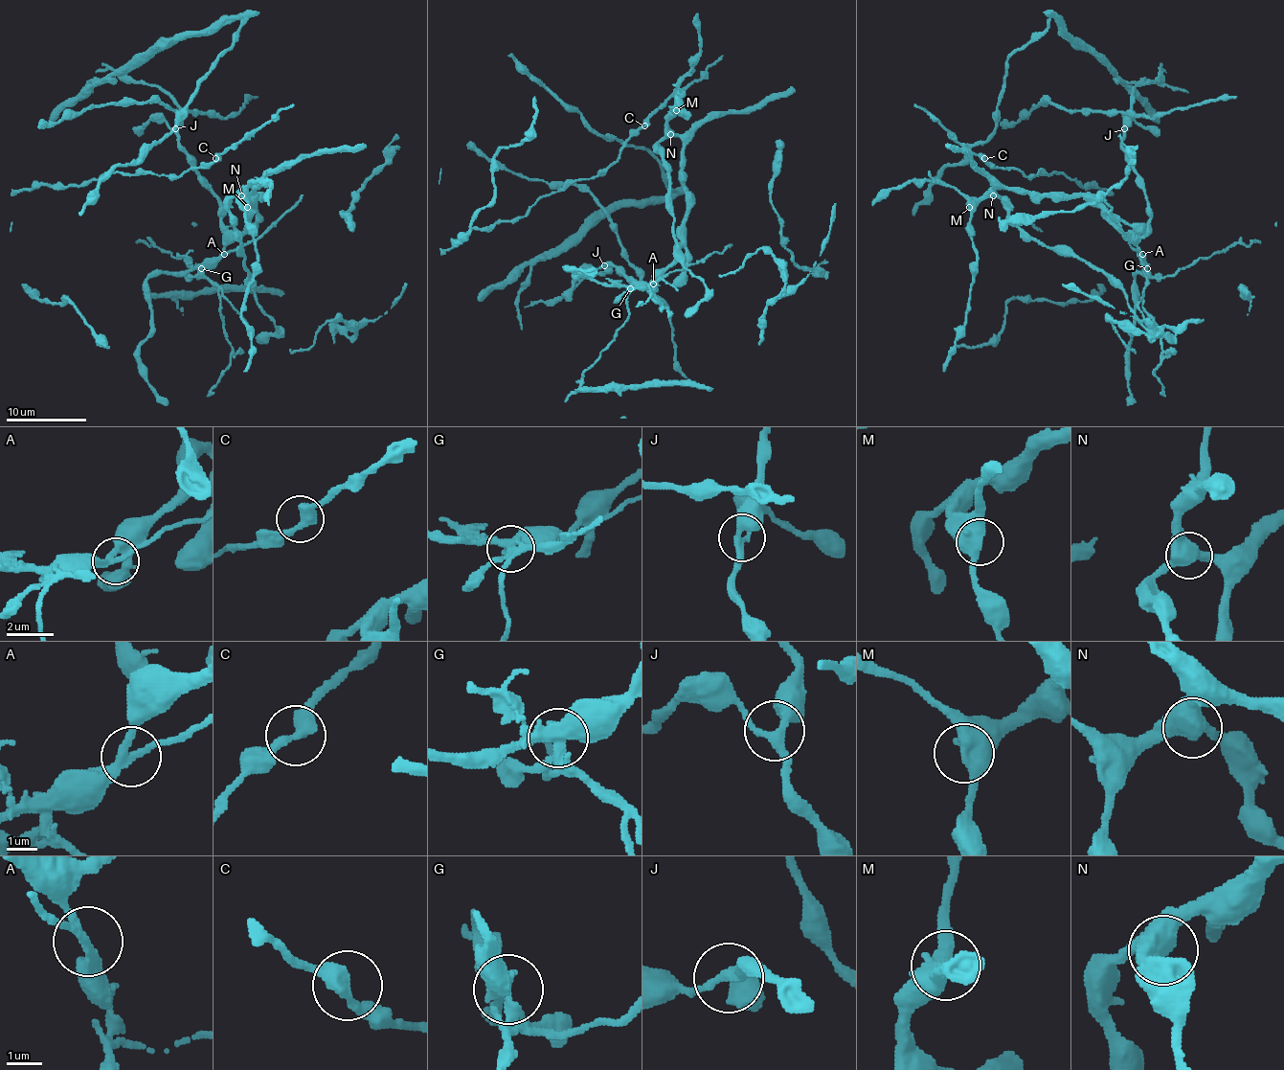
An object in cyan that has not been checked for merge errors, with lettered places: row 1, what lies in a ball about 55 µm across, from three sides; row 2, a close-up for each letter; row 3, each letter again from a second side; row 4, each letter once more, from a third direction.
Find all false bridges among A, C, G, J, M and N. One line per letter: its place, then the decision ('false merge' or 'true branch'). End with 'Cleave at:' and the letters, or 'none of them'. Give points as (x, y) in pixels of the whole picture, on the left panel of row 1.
A: place (224, 254); false merge
C: place (215, 158); true branch
G: place (201, 268); false merge
J: place (175, 128); true branch
M: place (247, 207); true branch
N: place (241, 195); true branch
Cleave at: A, G

